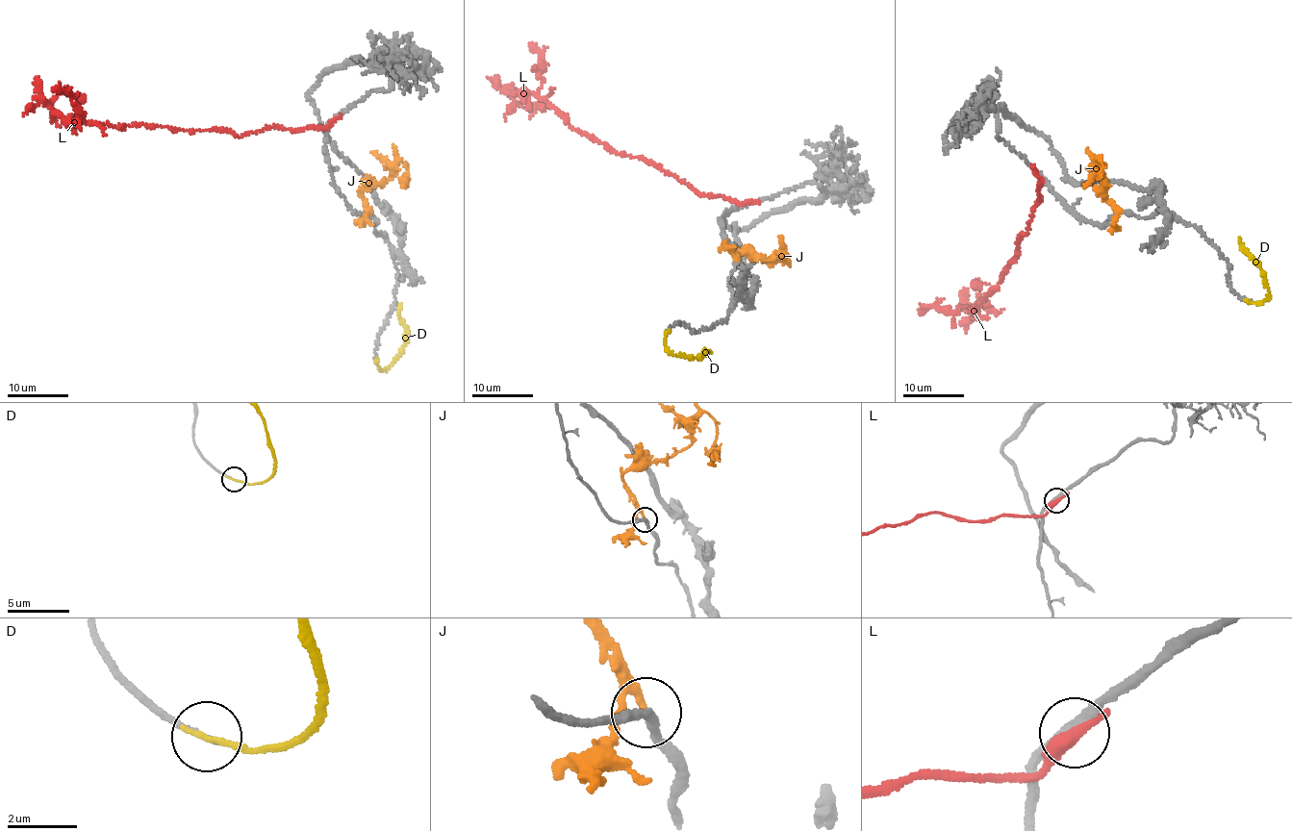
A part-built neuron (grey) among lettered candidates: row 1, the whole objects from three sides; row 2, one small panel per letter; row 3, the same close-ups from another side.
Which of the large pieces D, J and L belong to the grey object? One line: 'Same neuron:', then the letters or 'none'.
Same neuron: none

